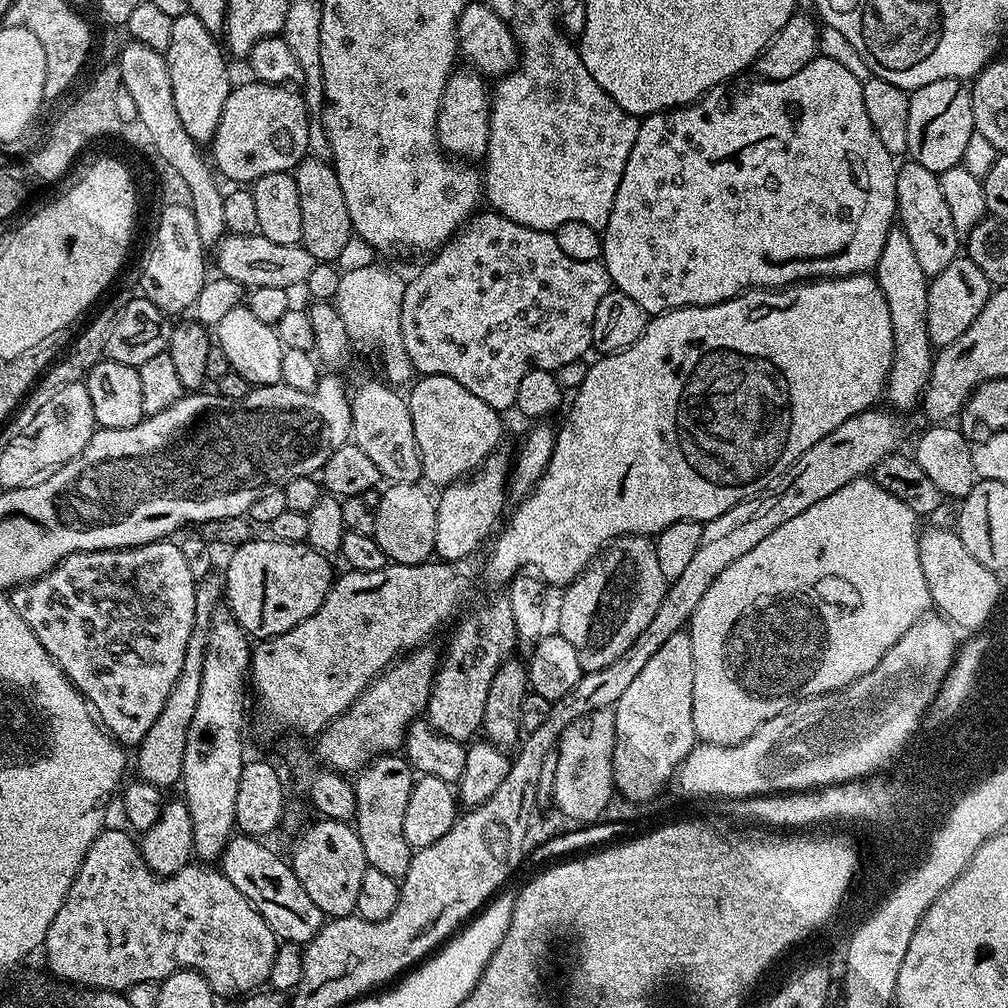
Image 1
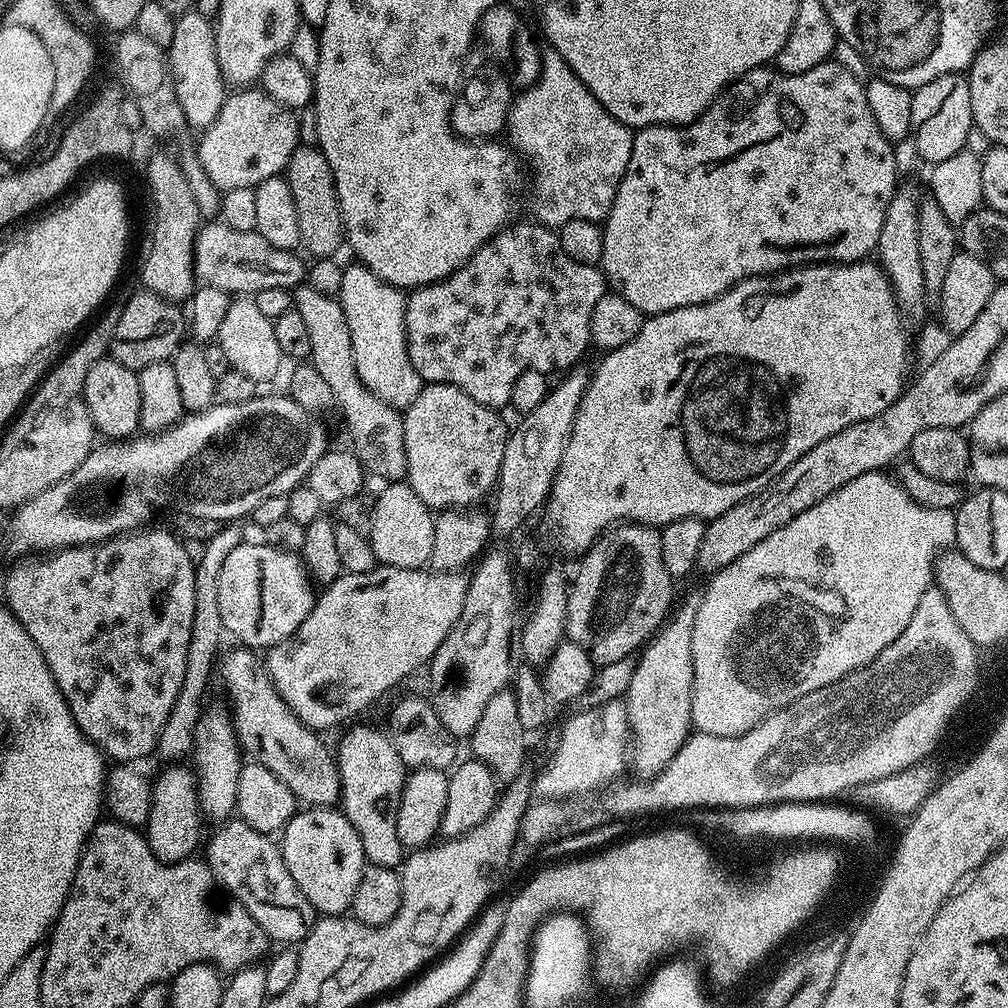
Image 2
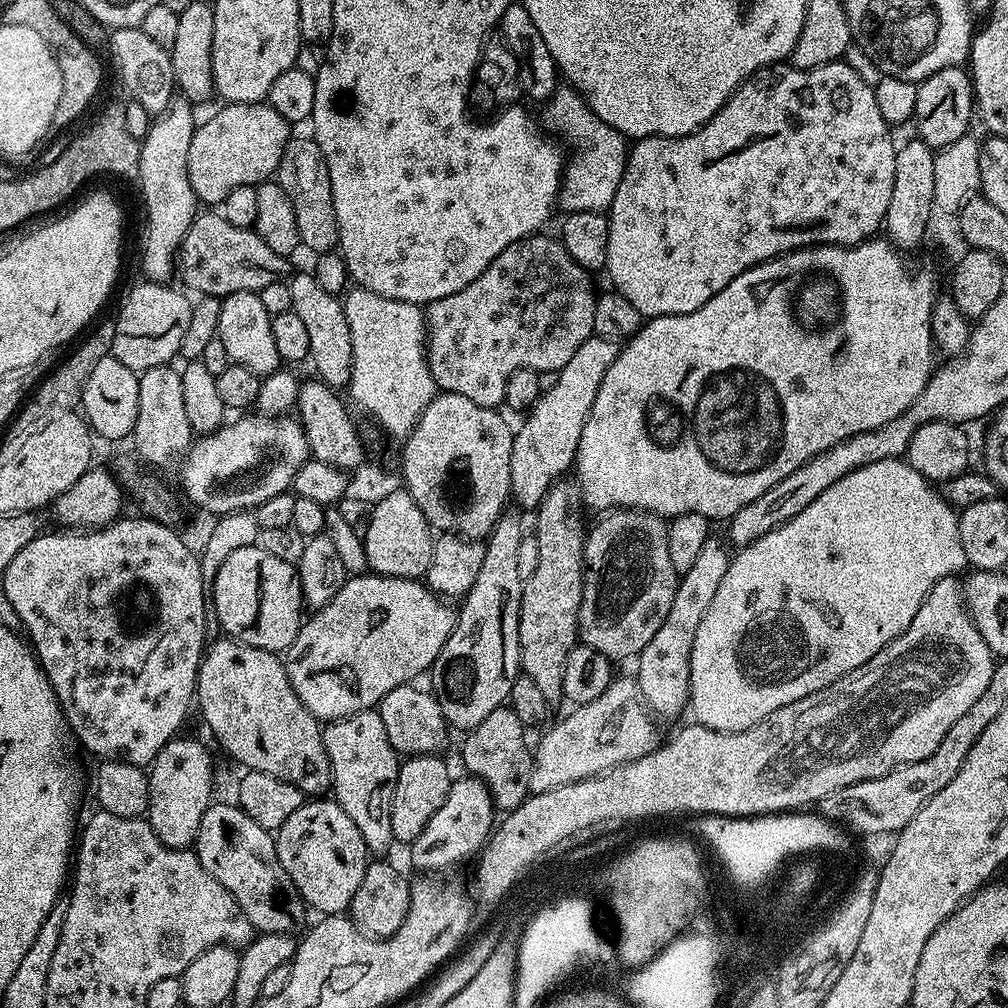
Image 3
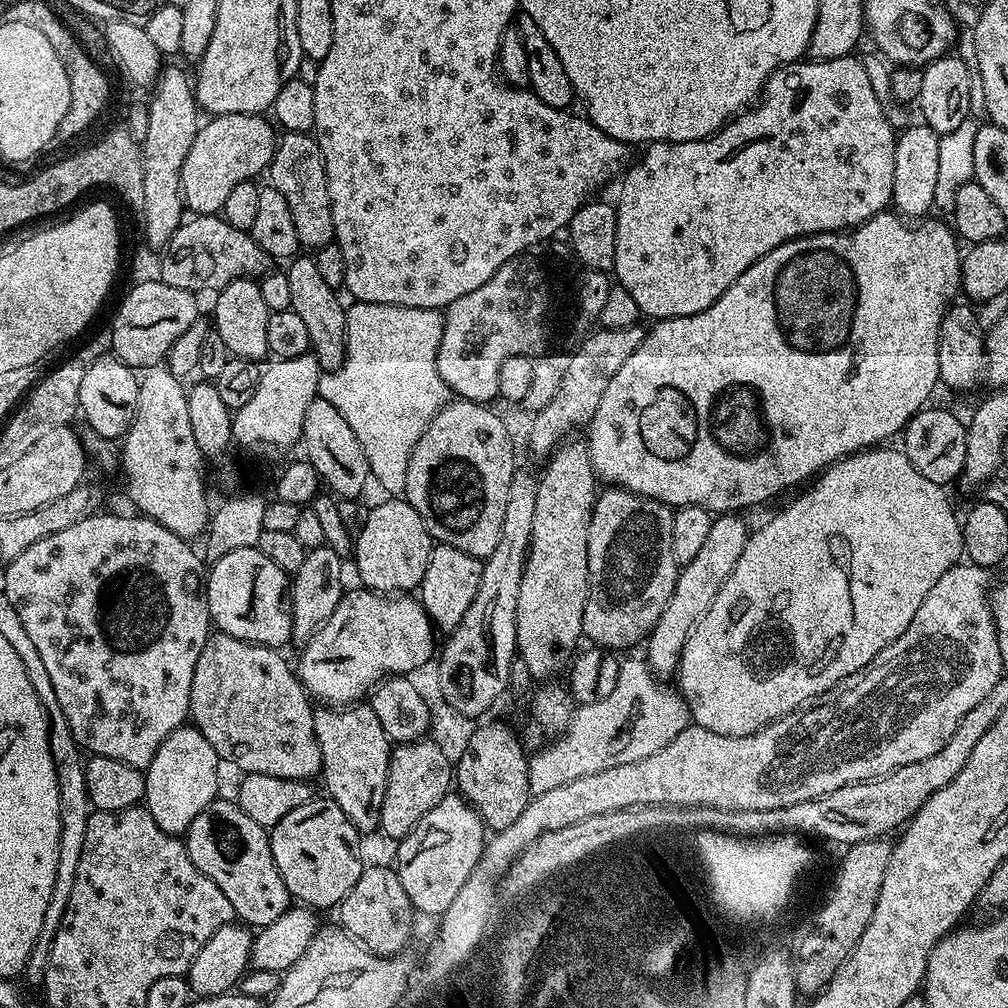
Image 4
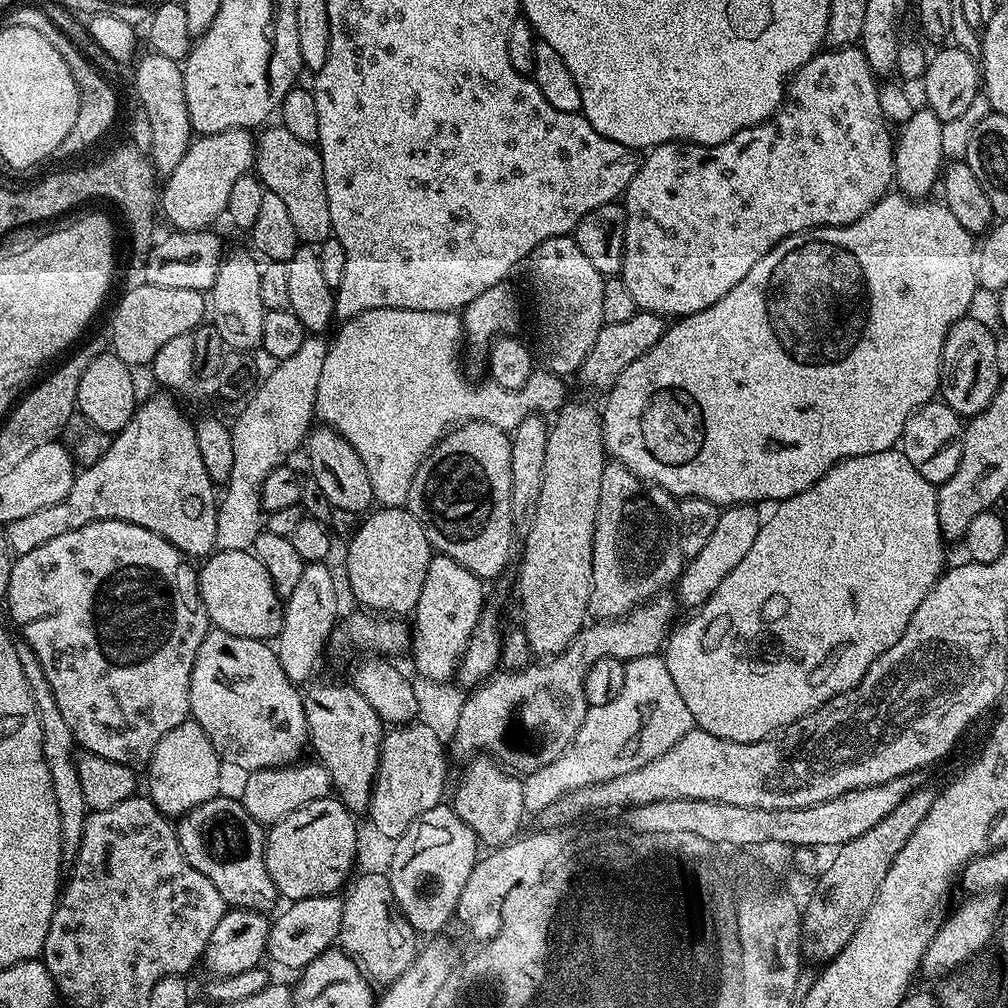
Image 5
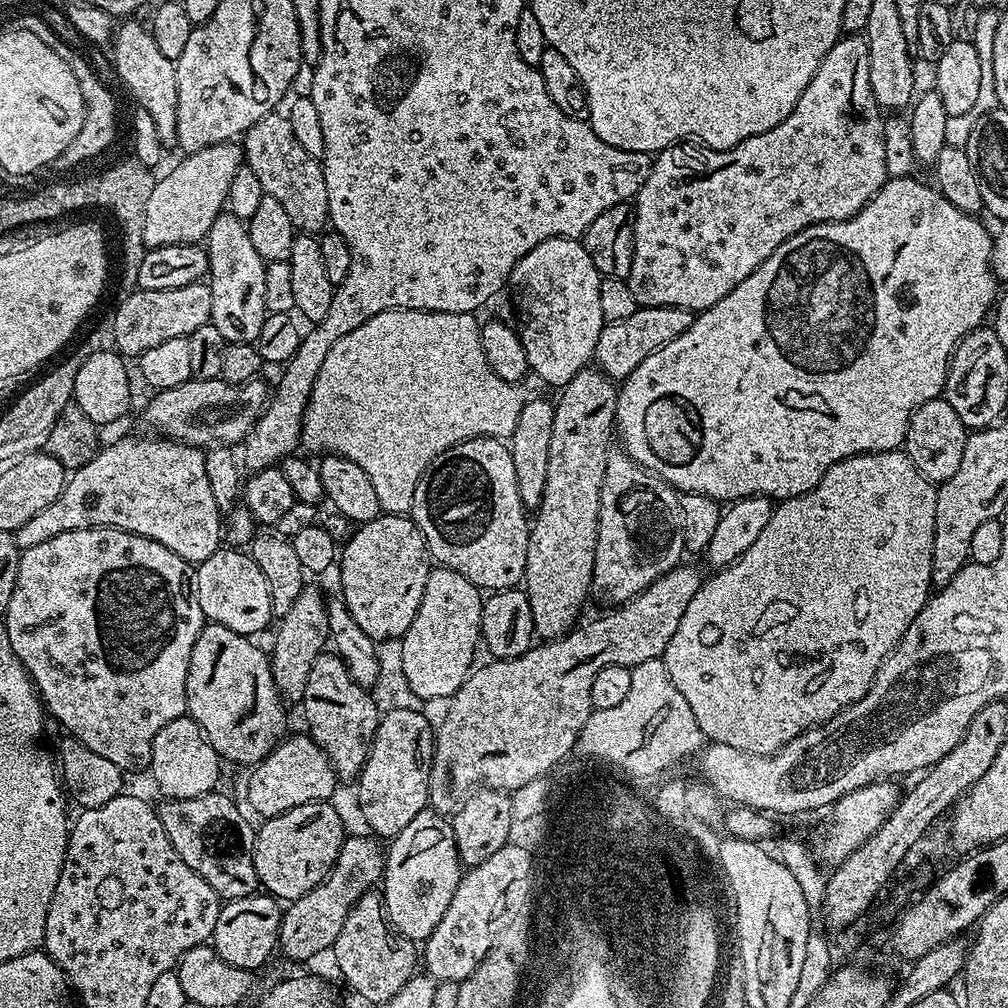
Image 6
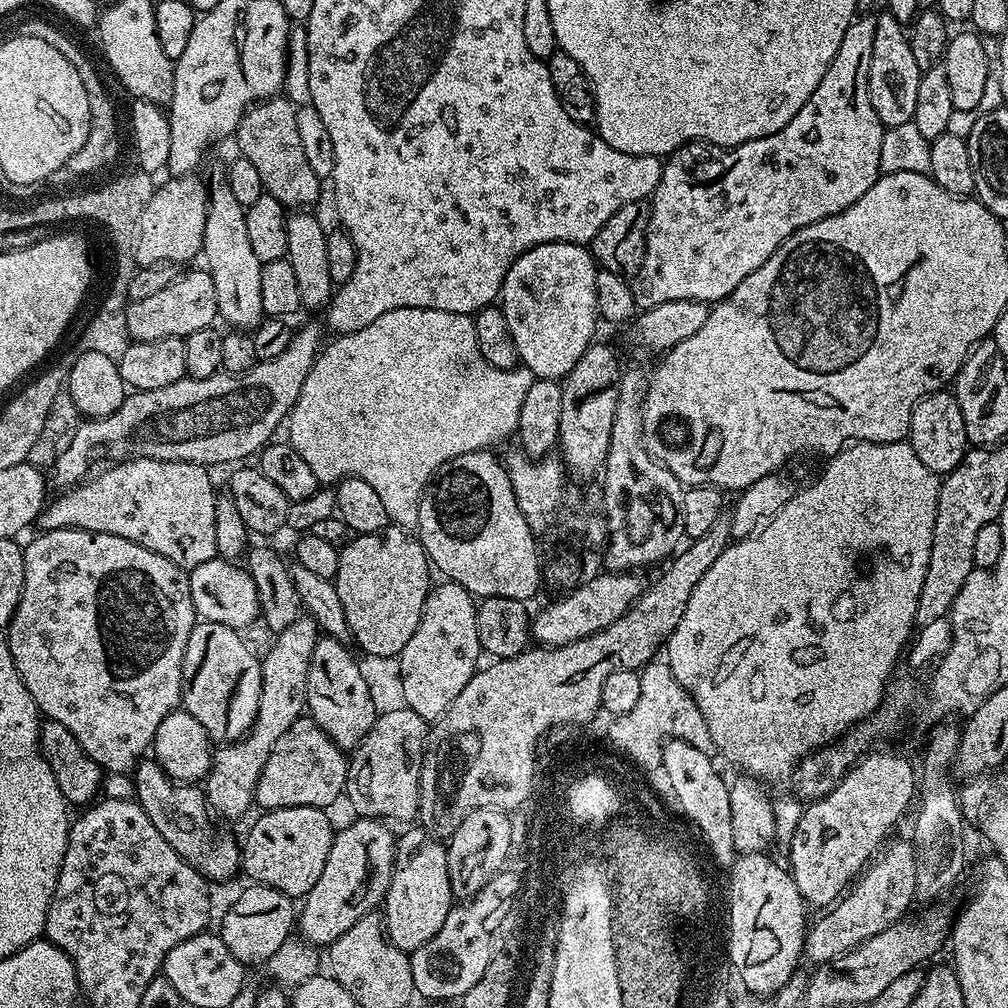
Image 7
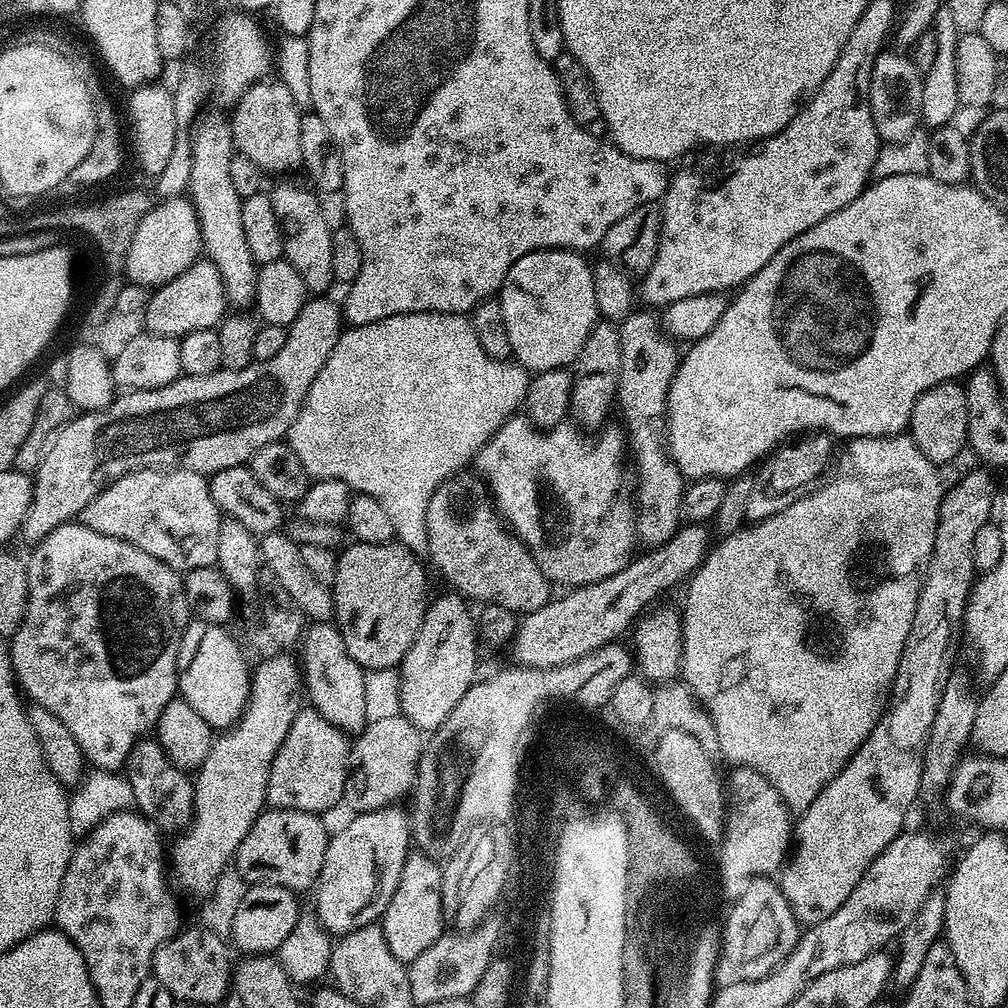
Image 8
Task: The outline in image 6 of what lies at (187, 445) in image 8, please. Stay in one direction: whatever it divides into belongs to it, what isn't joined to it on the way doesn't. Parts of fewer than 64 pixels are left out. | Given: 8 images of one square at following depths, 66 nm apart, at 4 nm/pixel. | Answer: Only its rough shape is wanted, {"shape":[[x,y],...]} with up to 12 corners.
{"shape":[[263,379],[187,380],[144,408],[155,435],[236,446],[270,399]]}

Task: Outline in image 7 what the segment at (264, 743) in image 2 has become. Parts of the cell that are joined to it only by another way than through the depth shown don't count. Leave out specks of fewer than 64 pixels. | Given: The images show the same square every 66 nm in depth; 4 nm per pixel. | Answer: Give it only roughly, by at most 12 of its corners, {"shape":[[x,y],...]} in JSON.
{"shape":[[197,622],[182,708],[220,746],[252,729],[261,657],[230,626]]}

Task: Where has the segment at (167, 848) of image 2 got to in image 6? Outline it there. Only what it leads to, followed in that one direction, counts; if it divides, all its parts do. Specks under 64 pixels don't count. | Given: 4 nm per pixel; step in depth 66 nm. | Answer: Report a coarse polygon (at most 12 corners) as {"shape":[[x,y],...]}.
{"shape":[[187,714],[154,734],[150,773],[161,797],[219,785],[222,757]]}

